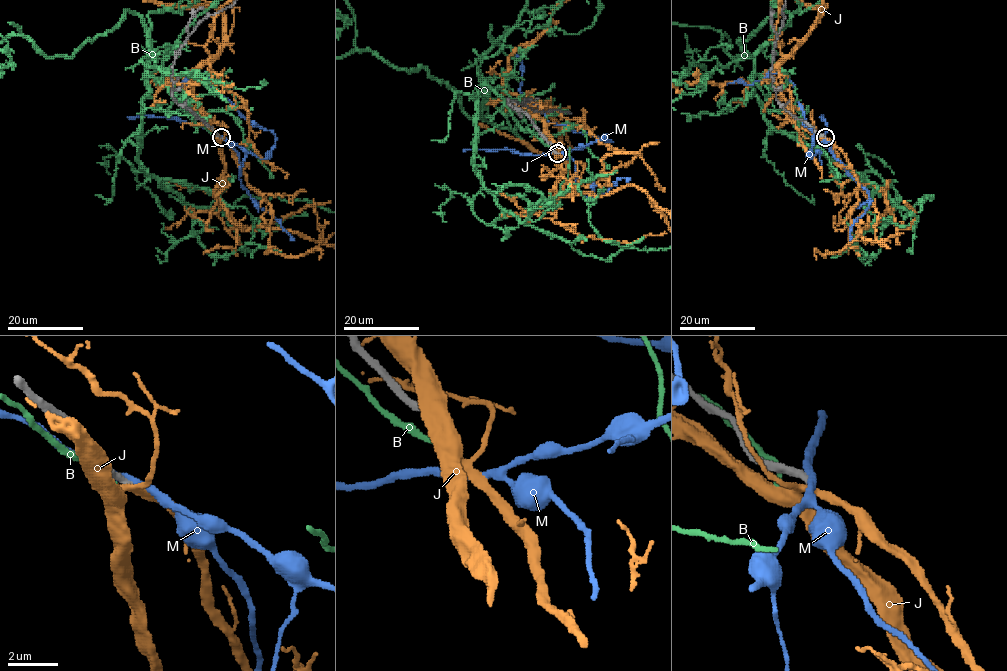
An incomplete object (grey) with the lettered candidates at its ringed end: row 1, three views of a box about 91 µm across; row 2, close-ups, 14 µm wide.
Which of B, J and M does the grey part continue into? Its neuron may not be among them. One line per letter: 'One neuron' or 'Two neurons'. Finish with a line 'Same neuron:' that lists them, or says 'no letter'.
B: Two neurons
J: Two neurons
M: Two neurons
Same neuron: no letter

